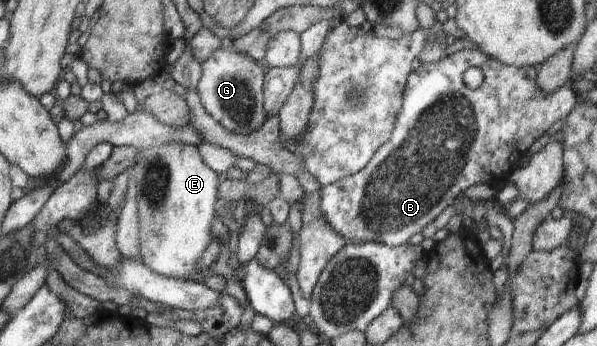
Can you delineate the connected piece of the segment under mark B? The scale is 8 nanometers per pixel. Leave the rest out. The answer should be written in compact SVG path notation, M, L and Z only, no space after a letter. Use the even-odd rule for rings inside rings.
M463 49L456 53L440 60L440 62L422 63L416 70L412 70L408 76L408 82L406 82L406 90L402 96L402 106L398 116L396 116L396 122L394 124L394 130L392 130L392 136L386 144L382 144L376 154L372 156L370 162L356 174L344 177L337 182L330 185L321 187L321 199L320 210L322 210L322 216L326 220L326 224L338 234L342 236L345 242L352 242L352 244L362 244L362 242L378 242L380 244L386 244L388 246L402 246L406 245L408 240L422 232L428 224L434 222L438 215L454 204L459 194L462 194L465 190L468 190L470 186L476 186L476 184L489 184L496 188L498 184L505 184L508 182L508 176L519 168L520 161L526 156L530 146L536 142L536 138L540 138L544 132L548 132L558 120L565 118L567 114L574 108L576 97L574 92L570 90L569 86L558 88L556 92L552 94L544 94L540 88L538 88L538 76L536 76L536 66L507 66L486 56L480 50ZM470 67L479 68L484 74L483 83L476 89L469 88L463 80L464 72Z

